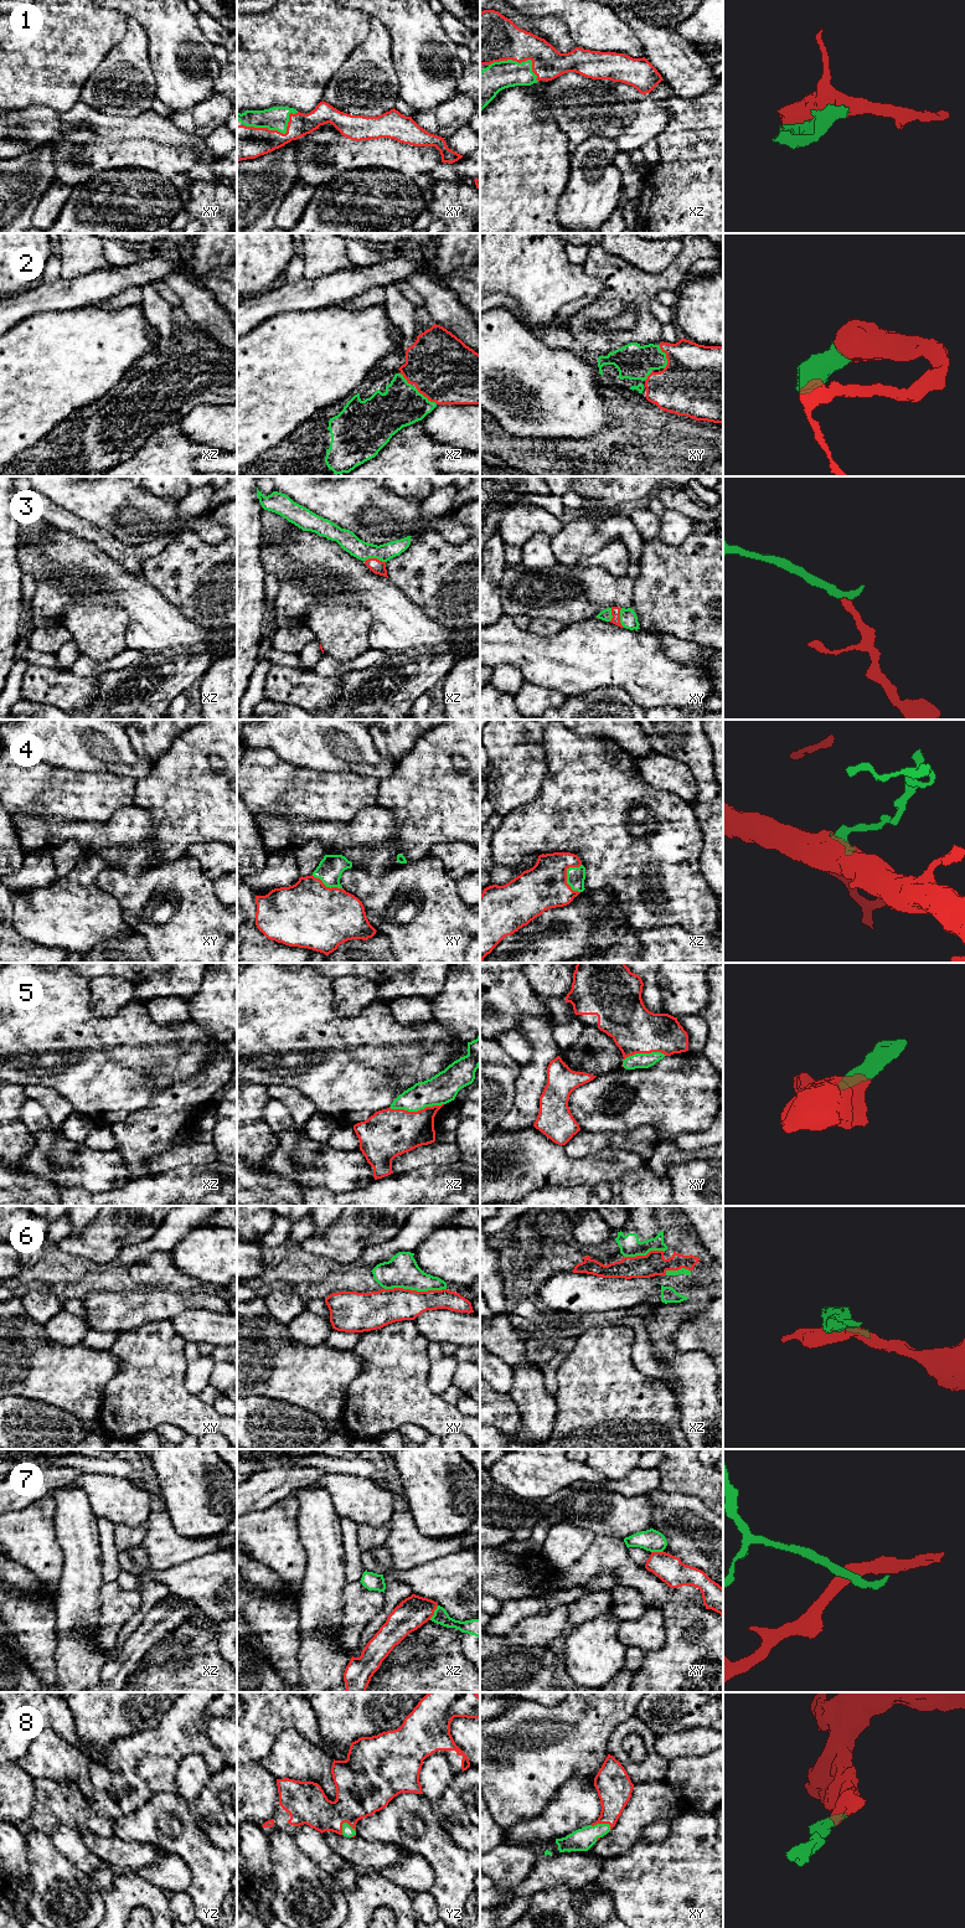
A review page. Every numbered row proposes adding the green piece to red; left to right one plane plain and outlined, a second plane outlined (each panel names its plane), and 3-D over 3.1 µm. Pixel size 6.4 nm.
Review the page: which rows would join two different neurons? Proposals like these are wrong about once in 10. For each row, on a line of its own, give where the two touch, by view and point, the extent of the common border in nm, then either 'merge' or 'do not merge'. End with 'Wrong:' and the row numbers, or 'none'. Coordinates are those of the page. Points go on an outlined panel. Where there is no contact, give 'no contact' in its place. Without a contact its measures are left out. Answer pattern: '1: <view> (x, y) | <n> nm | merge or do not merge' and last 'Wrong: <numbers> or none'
1: xy (277, 130) | 380 nm | merge
2: xy (666, 357) | 160 nm | merge
3: xz (375, 558) | 140 nm | merge
4: xz (566, 876) | 190 nm | merge
5: xz (416, 1112) | 360 nm | merge
6: xy (414, 1290) | 400 nm | do not merge
7: xz (433, 1613) | 110 nm | do not merge
8: yz (349, 1824) | 110 nm | merge
Wrong: 6, 7

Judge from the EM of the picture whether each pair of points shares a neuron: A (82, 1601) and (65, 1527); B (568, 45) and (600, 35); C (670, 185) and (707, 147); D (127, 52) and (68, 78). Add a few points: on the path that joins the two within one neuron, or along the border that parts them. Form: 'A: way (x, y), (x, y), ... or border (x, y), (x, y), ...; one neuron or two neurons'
A: way (78, 1582), (78, 1546); one neuron
B: border (557, 17), (564, 24), (569, 37), (577, 46); two neurons
C: way (680, 175), (698, 156); one neuron
D: border (117, 44), (81, 89); two neurons

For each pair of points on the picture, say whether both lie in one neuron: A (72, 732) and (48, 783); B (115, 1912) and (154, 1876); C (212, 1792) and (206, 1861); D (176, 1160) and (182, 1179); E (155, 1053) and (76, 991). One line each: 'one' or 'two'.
A: two
B: two
C: two
D: two
E: one

